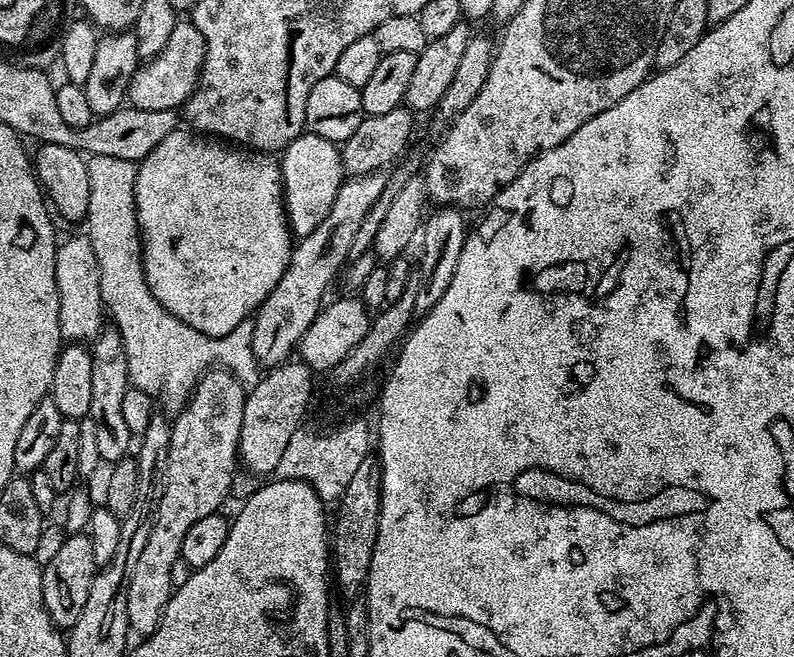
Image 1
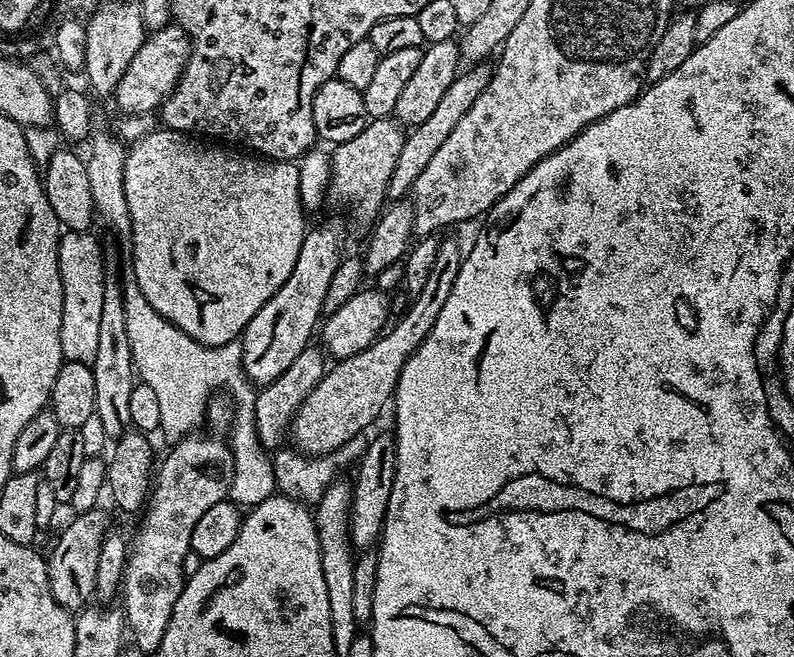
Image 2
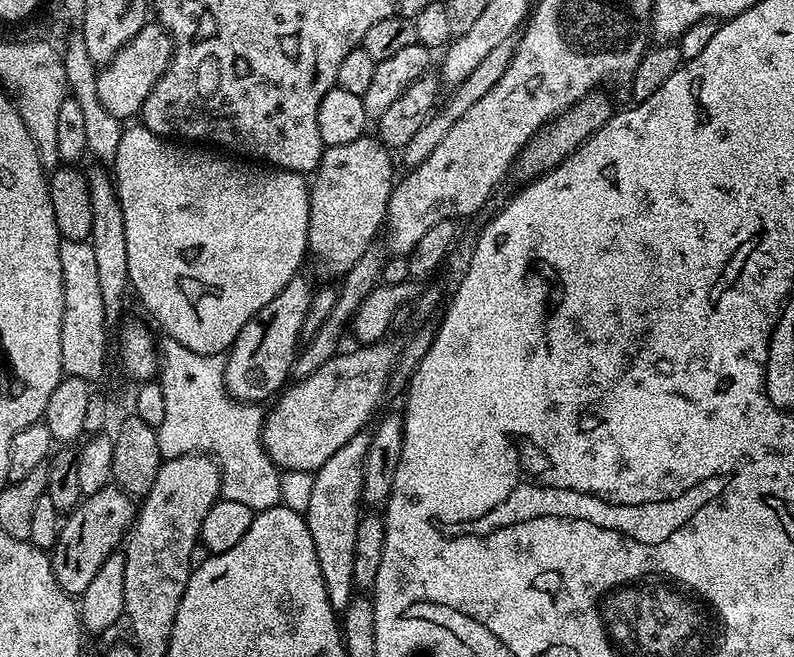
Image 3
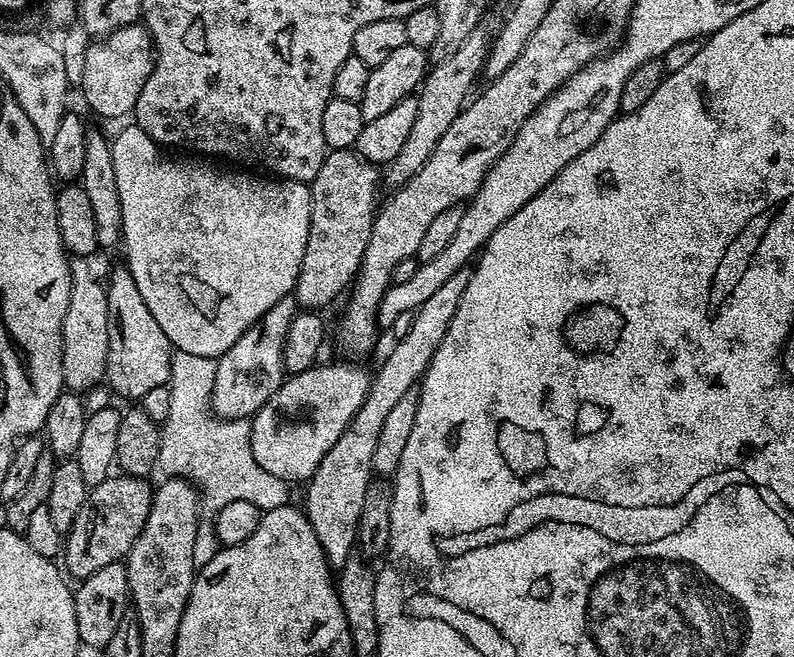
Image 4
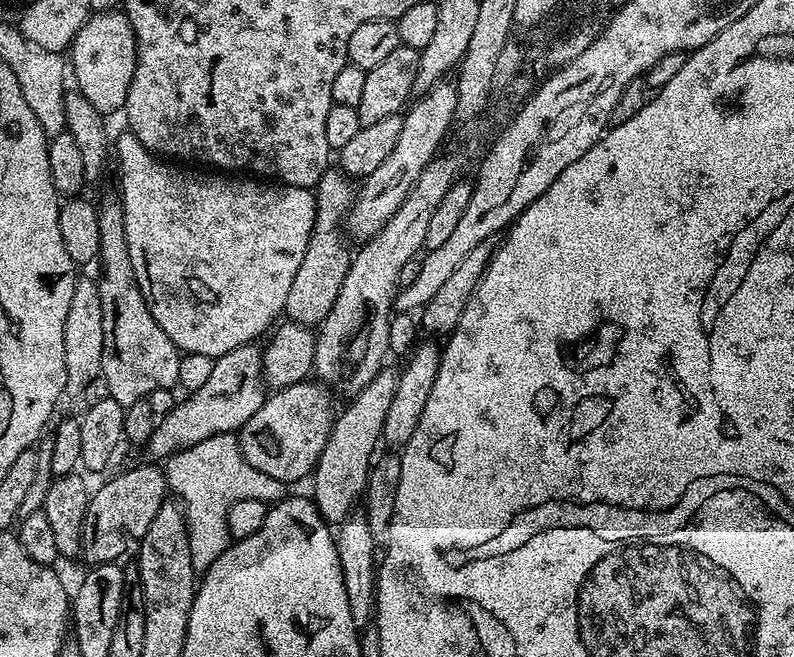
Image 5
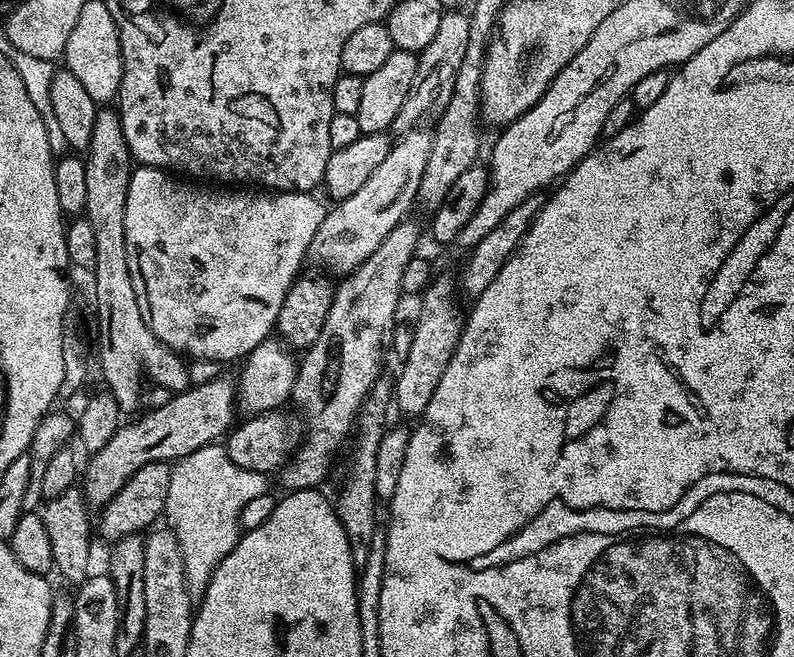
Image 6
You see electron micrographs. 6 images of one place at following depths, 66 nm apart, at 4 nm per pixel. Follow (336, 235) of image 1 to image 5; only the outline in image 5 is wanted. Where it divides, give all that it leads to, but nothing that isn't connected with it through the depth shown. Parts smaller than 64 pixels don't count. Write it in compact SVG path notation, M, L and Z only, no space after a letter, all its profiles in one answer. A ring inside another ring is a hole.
M256 342L243 344L226 354L215 357L210 370L210 378L206 378L206 382L202 382L202 386L191 389L187 395L185 400L183 397L176 403L174 410L170 410L170 414L161 416L155 421L155 428L146 443L146 449L150 455L167 458L182 448L189 448L198 442L206 442L206 438L239 433L240 428L246 426L246 422L250 422L250 418L254 418L254 414L258 414L258 410L264 405L266 399L264 353L261 345Z

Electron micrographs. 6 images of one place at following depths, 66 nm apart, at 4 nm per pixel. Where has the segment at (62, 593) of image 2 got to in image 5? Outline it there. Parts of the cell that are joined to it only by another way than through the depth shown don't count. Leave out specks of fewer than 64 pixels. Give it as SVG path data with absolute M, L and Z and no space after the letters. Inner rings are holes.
M140 464L128 473L120 472L113 480L108 480L100 489L91 493L88 509L84 515L80 556L85 565L111 564L119 561L119 556L128 552L128 547L139 545L141 538L150 530L158 510L169 499L170 489L164 476L163 467Z

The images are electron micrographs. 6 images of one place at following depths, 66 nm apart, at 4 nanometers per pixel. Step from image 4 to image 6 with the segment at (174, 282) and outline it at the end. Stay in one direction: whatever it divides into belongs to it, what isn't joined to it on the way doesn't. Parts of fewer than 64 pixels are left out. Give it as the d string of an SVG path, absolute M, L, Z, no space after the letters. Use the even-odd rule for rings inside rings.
M145 164L133 167L130 186L126 190L126 258L130 258L130 282L134 282L134 294L138 294L138 310L142 310L142 318L150 326L150 330L163 344L185 357L217 362L239 361L248 356L250 350L258 346L258 342L269 339L276 326L278 310L282 310L282 302L290 286L301 275L303 268L300 267L306 261L310 242L314 234L318 234L318 226L322 226L326 208L314 197L312 192L229 190L224 186L209 186L204 182L189 182L162 168L151 168Z

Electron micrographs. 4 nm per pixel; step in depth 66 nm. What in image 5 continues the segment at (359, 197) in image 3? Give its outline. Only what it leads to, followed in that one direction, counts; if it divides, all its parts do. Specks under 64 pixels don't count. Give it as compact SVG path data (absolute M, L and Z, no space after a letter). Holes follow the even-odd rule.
M336 166L329 167L316 184L316 217L310 242L306 254L302 254L302 266L298 266L298 274L294 274L294 283L290 285L290 294L286 294L284 303L283 315L291 323L320 325L326 314L330 314L334 298L338 298L338 290L342 290L342 282L346 282L346 270L352 264L353 253L350 248L348 252L349 241L341 229L345 227L348 211L356 198L357 189L354 184L352 188L352 184L350 177Z

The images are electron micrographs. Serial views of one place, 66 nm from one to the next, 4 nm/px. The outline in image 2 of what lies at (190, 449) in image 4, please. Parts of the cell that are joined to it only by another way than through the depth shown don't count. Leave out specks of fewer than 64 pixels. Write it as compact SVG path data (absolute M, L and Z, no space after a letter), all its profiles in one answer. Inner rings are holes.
M134 282L125 283L124 286L124 310L126 312L126 334L130 334L130 346L132 347L132 364L136 368L137 377L146 386L152 387L154 394L158 397L158 403L160 407L160 413L162 413L162 422L160 423L160 432L163 435L169 436L169 441L175 442L177 440L183 440L185 436L195 433L197 431L196 424L204 424L206 420L206 413L208 411L208 405L213 399L212 396L219 388L228 388L230 395L236 399L236 408L234 404L234 415L230 420L230 447L232 449L232 457L234 458L234 474L232 475L232 487L230 489L230 499L233 504L237 506L259 506L260 503L266 499L266 497L273 495L277 491L276 482L274 476L274 470L272 469L273 457L269 455L267 451L262 447L258 434L256 433L256 419L254 418L254 406L256 405L256 392L253 385L250 383L247 376L244 374L244 363L242 362L242 350L244 349L243 343L239 339L226 342L222 346L206 346L202 342L198 342L194 338L190 338L190 334L186 334L186 330L178 330L178 326L174 326L174 322L170 322L166 318L162 318L162 314L158 314L158 310L154 310L154 306L150 306L150 302L146 302L145 296L142 294L142 290L138 290L138 286Z

